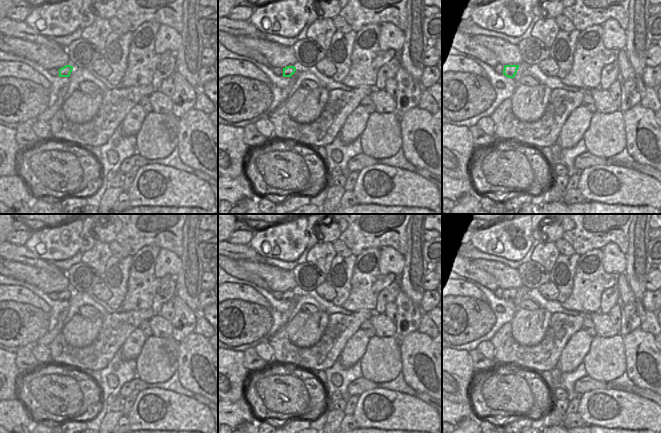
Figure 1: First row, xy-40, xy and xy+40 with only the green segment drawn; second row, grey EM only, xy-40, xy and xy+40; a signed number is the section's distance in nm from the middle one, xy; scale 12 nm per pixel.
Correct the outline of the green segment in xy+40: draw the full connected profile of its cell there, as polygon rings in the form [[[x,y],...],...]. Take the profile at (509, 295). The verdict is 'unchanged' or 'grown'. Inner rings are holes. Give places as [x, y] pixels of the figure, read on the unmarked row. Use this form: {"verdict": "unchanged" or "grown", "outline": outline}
{"verdict": "unchanged", "outline": [[[505,289],[503,298],[508,302],[514,302],[518,292],[519,292],[519,289]]]}

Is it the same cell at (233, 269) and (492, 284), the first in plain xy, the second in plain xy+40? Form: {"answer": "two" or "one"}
{"answer": "one"}

